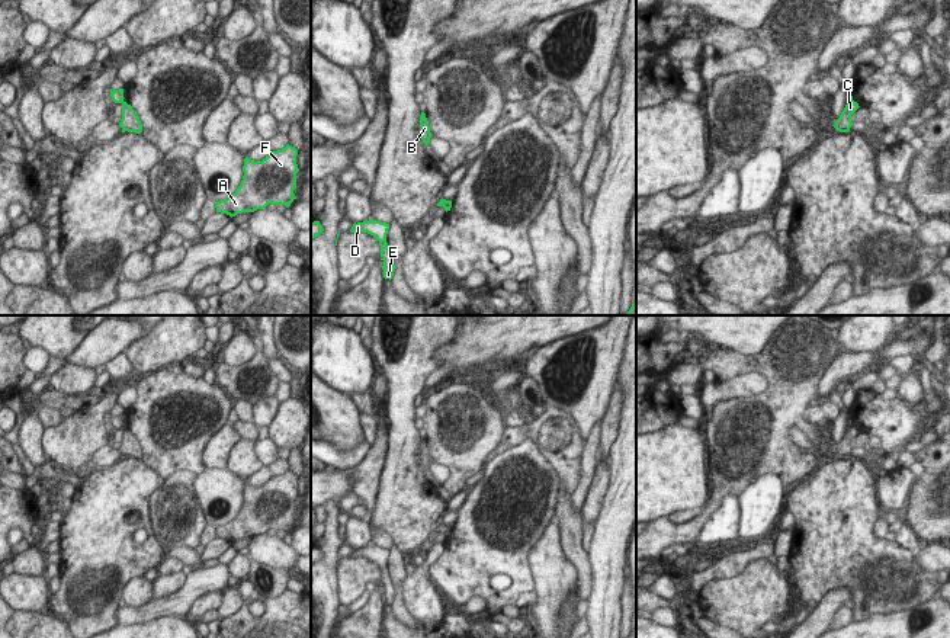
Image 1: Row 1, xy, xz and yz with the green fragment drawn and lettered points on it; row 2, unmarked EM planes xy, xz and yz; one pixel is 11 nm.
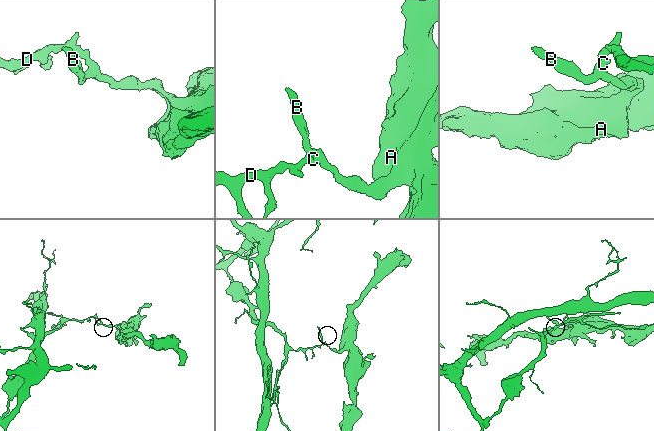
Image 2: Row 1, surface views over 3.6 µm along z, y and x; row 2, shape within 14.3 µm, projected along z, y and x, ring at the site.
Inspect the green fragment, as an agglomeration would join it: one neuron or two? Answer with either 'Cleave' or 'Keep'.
Cleave.

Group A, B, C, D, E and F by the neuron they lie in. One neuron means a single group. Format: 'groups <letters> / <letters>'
groups A B C F / D E

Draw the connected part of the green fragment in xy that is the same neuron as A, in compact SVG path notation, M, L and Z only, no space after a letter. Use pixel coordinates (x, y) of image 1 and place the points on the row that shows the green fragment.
M288 144L261 161L245 157L238 189L227 199L215 202L216 212L232 218L237 214L264 209L269 203L289 208L296 199L296 156L298 150Z

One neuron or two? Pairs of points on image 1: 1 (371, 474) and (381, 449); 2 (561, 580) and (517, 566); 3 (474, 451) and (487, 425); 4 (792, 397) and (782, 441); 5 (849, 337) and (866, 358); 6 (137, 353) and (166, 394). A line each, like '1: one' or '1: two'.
1: one
2: two
3: one
4: one
5: two
6: two

